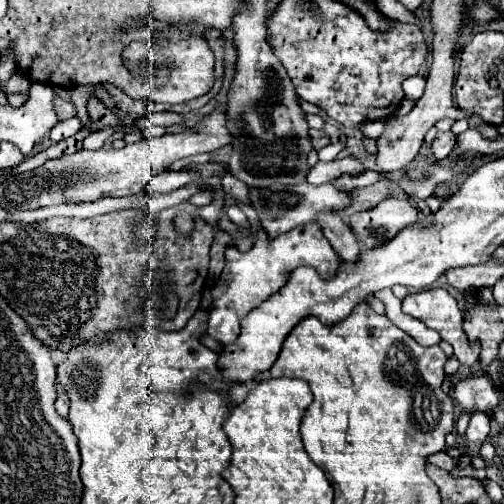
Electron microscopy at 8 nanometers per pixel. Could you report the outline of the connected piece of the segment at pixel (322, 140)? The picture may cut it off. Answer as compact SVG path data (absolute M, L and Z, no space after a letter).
M309 129L309 139L313 143L313 149L319 151L321 147L327 147L331 141L329 141L329 135L323 131L323 129Z

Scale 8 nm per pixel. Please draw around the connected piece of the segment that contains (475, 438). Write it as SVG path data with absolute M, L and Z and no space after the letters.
M473 411L471 413L471 423L467 427L467 441L471 443L483 443L489 435L489 423L491 423L491 417L489 413L481 413L481 411Z

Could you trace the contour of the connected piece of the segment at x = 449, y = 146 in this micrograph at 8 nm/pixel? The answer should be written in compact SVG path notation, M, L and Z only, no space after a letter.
M447 131L447 133L437 133L437 137L435 137L433 145L431 145L431 151L433 151L435 161L445 159L445 157L453 151L455 143L457 143L457 141L455 141L455 135L453 135L451 131Z

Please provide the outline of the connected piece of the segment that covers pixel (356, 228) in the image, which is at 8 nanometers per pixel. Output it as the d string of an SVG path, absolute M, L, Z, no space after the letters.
M389 197L383 199L377 207L355 213L349 217L349 225L353 233L357 233L365 245L365 249L375 247L375 243L383 243L405 225L417 221L417 209L407 199Z

